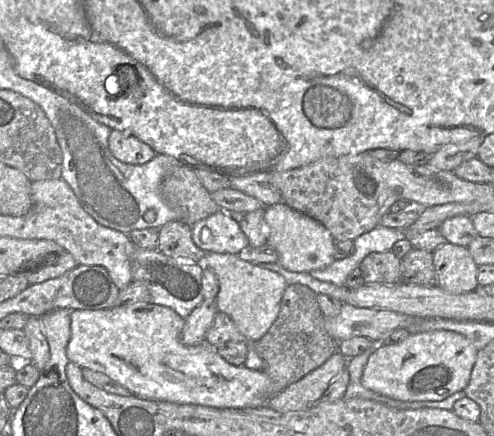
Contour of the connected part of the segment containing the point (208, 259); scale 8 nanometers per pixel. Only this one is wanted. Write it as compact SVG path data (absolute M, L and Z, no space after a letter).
M205 253L199 265L202 269L211 269L217 276L219 292L215 298L218 310L227 314L236 325L240 333L246 337L247 343L254 343L261 339L276 320L283 293L288 285L285 279L275 271L253 264L243 258L243 255L228 253Z

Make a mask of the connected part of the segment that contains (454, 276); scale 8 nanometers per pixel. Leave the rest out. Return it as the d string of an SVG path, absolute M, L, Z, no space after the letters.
M449 242L433 251L436 286L452 293L461 294L477 289L477 269L472 255L466 247Z

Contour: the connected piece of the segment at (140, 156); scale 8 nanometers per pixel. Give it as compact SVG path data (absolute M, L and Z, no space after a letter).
M112 130L108 139L109 150L119 161L141 165L155 157L156 153L130 131Z

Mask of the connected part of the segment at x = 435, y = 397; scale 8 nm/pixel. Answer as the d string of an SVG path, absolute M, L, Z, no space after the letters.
M435 330L410 334L397 344L376 344L364 367L360 382L365 388L395 400L441 401L467 386L477 353L478 350L473 343L456 332Z

